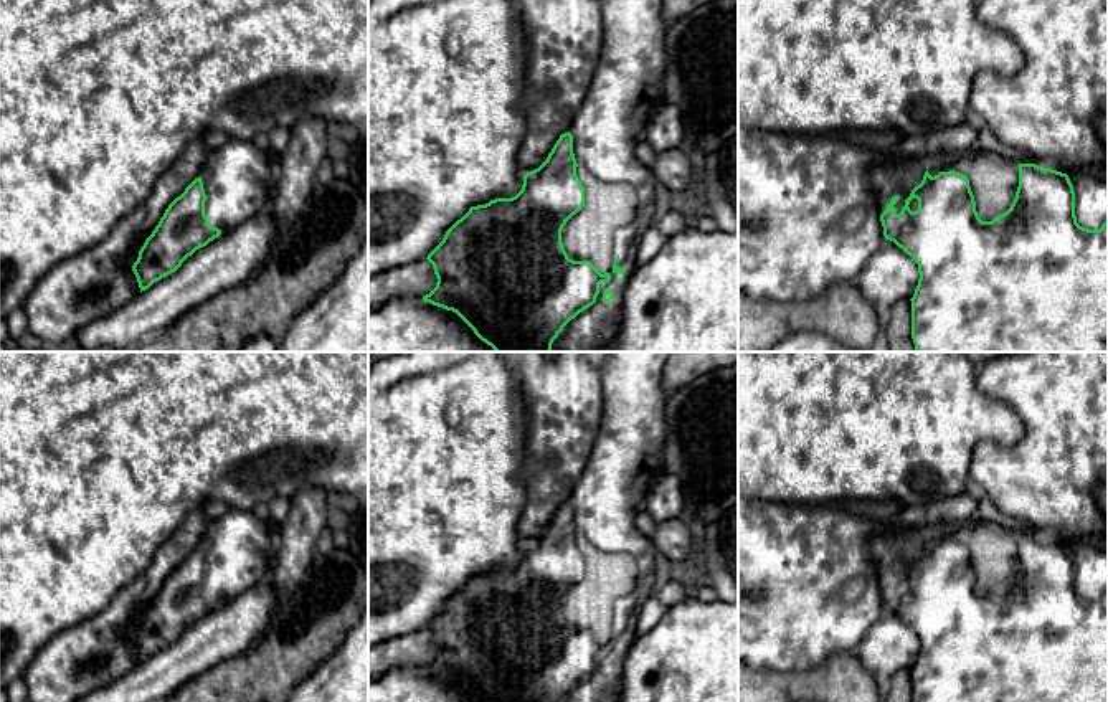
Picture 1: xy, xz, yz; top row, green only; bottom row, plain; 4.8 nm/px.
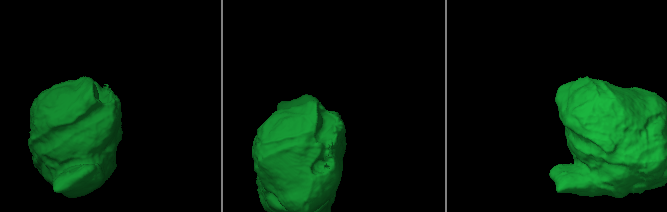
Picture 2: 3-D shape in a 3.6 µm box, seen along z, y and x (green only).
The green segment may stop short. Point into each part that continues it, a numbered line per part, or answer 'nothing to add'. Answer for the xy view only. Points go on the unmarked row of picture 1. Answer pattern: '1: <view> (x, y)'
1: xy (236, 547)

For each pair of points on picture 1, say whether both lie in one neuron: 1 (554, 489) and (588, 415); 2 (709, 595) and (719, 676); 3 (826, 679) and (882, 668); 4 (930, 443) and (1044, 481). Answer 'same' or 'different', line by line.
1: same
2: different
3: different
4: different

